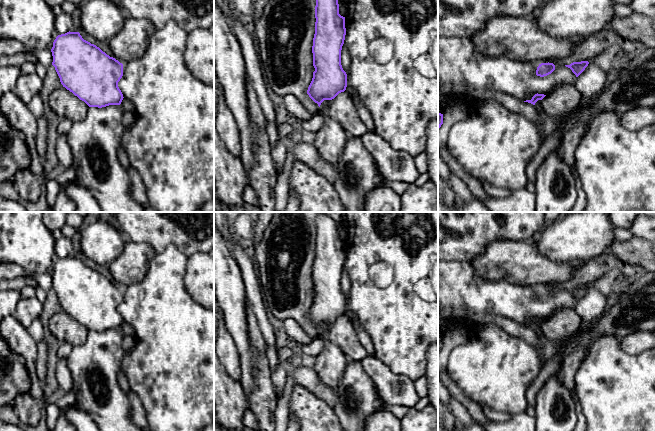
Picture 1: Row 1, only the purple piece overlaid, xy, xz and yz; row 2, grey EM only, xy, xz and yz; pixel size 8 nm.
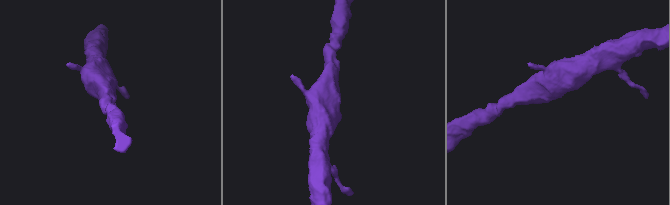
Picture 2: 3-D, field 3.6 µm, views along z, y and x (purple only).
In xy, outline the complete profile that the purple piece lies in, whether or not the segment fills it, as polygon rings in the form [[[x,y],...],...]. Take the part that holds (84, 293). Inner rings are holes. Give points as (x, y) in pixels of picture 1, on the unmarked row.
[[[67,256],[58,259],[51,273],[52,289],[60,302],[60,306],[89,331],[106,331],[120,329],[123,318],[118,306],[123,300],[123,288],[103,276],[99,271],[84,264],[79,256]]]

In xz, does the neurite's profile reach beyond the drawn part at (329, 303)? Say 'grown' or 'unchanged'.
unchanged

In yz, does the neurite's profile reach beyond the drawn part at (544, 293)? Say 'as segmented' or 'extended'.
as segmented

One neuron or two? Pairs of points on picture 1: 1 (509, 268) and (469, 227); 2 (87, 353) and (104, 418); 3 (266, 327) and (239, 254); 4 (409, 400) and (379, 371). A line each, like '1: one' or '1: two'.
1: two
2: one
3: one
4: one

